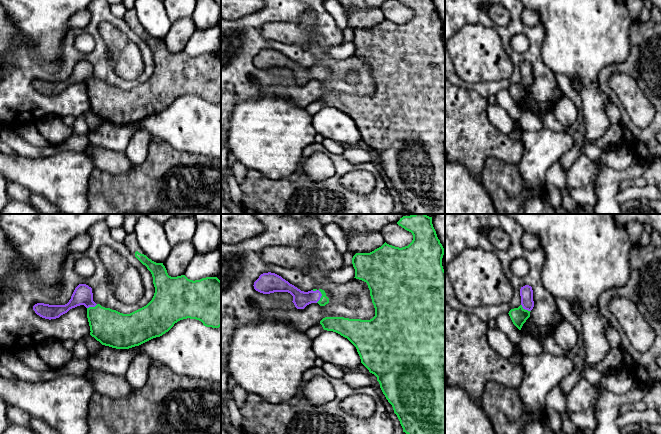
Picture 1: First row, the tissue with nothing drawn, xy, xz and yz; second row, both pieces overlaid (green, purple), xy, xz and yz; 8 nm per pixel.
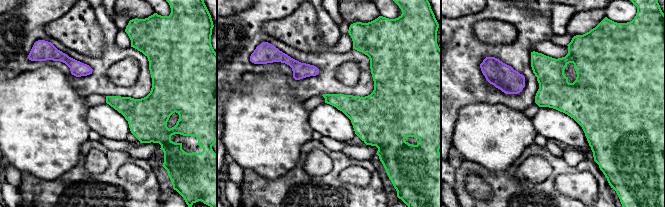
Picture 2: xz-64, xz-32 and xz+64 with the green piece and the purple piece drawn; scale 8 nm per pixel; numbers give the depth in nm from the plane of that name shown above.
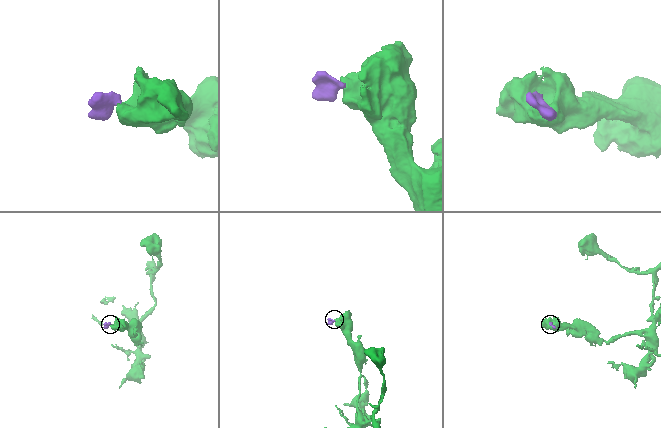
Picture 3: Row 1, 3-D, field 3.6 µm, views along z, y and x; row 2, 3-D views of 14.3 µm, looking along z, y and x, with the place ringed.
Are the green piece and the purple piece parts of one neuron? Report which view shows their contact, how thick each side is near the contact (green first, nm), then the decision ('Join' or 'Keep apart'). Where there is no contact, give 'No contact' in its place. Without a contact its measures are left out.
Touches green in xz. Thickness 70 nm (green) against 140 nm. Join

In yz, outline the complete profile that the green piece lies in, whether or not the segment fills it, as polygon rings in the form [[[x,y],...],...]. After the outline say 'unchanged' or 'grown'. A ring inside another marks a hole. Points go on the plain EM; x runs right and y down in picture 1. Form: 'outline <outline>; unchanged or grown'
outline [[[525,61],[520,65],[521,81],[518,84],[511,85],[509,92],[513,100],[521,106],[523,100],[530,93],[530,88],[534,83],[533,66],[529,61]]]; grown

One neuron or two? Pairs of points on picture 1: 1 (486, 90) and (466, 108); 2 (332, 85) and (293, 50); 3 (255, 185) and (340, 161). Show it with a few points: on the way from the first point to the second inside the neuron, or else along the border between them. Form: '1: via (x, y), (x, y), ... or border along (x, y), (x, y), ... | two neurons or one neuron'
1: border along (458, 85), (473, 89), (486, 98) | two neurons
2: via (333, 71), (321, 58), (307, 58) | one neuron
3: via (279, 187), (325, 187), (327, 185) | one neuron

